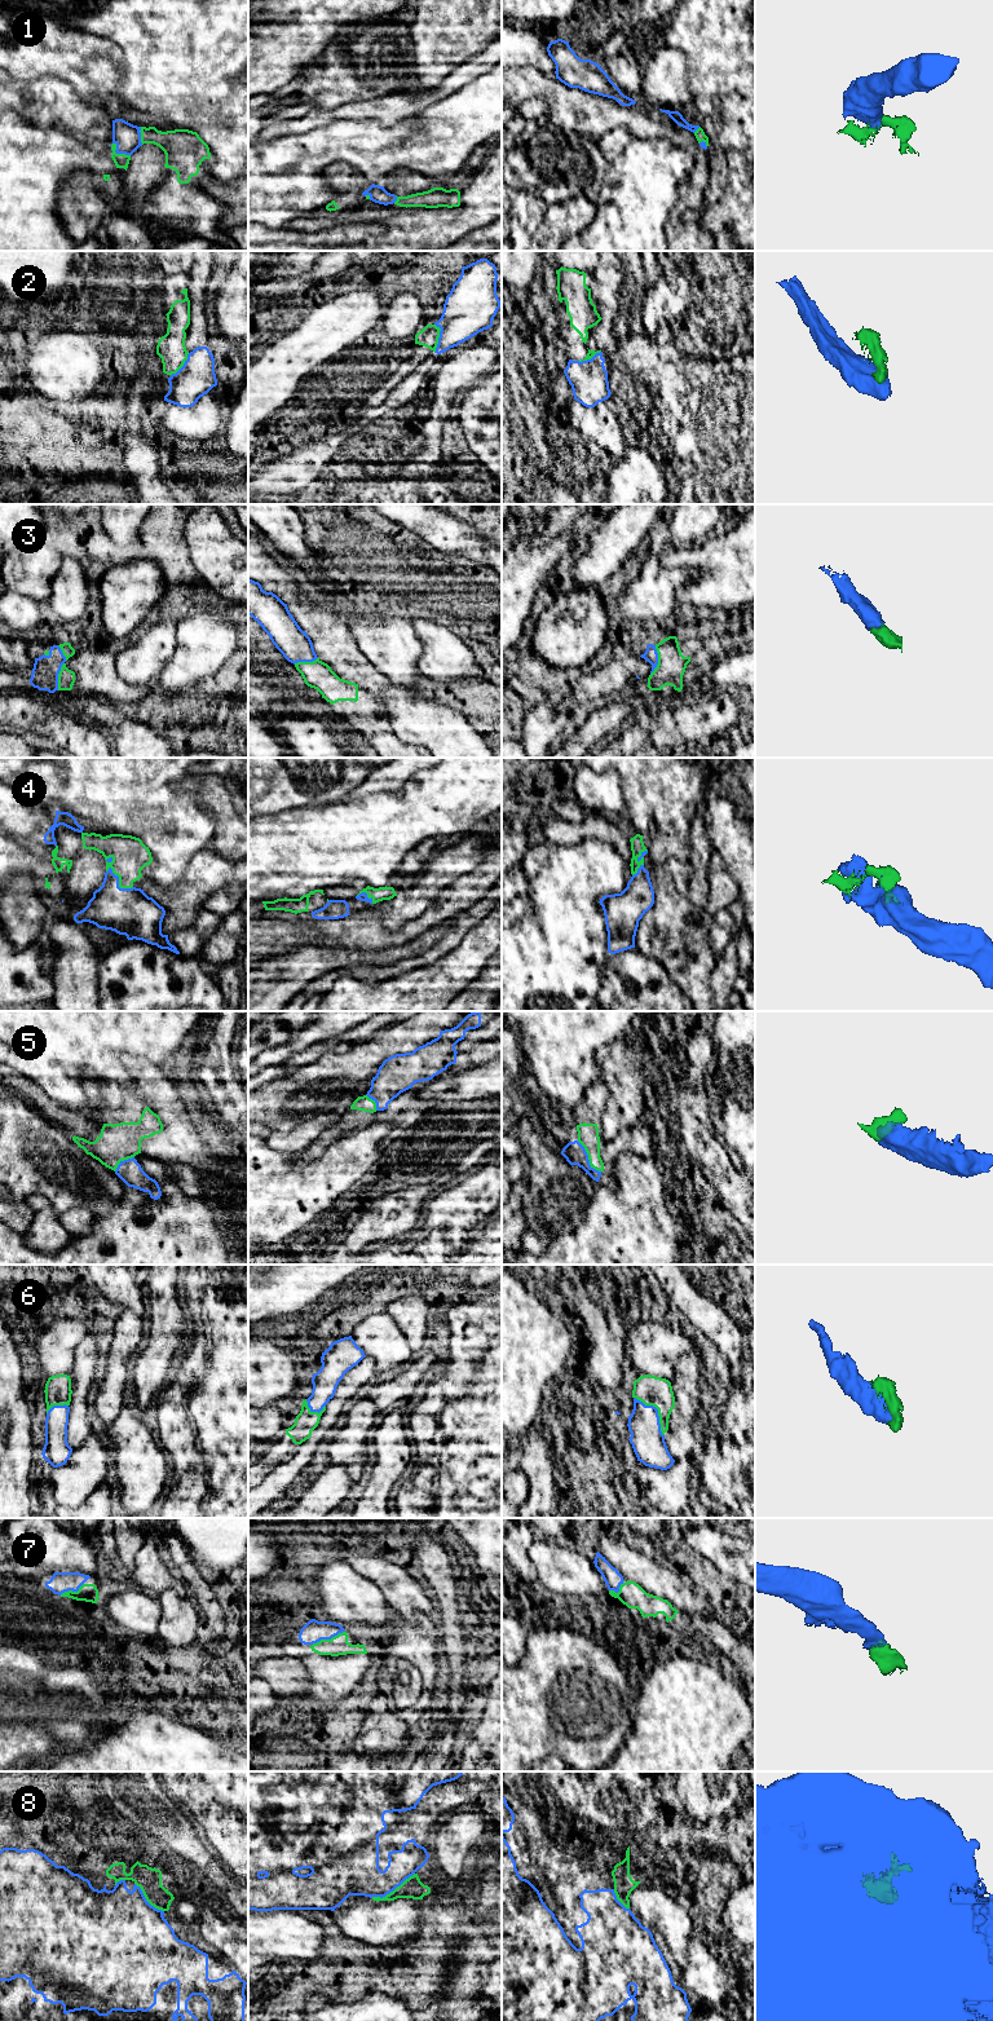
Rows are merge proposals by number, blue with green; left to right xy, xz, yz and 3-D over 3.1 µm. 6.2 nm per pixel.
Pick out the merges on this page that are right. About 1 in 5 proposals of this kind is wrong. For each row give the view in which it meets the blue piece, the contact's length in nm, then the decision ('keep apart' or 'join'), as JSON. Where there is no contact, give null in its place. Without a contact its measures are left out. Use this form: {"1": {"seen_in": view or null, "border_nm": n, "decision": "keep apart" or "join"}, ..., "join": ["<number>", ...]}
{"1": {"seen_in": "xy", "border_nm": 140, "decision": "join"}, "2": {"seen_in": "xz", "border_nm": 180, "decision": "keep apart"}, "3": {"seen_in": "yz", "border_nm": 190, "decision": "join"}, "4": {"seen_in": "xy", "border_nm": 200, "decision": "keep apart"}, "5": {"seen_in": "yz", "border_nm": 260, "decision": "join"}, "6": {"seen_in": "yz", "border_nm": 320, "decision": "join"}, "7": {"seen_in": "xz", "border_nm": 220, "decision": "join"}, "8": {"seen_in": "xz", "border_nm": 320, "decision": "keep apart"}, "join": ["1", "3", "5", "6", "7"]}

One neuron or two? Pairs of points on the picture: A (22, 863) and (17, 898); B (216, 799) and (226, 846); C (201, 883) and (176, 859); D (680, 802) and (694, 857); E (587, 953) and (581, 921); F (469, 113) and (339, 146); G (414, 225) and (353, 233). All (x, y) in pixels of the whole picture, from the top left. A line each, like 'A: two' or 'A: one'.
A: two
B: one
C: two
D: two
E: one
F: one
G: two

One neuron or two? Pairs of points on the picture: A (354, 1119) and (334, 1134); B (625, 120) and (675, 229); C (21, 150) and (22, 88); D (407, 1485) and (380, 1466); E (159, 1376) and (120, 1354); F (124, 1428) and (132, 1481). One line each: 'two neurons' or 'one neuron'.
A: one neuron
B: one neuron
C: two neurons
D: one neuron
E: two neurons
F: one neuron

